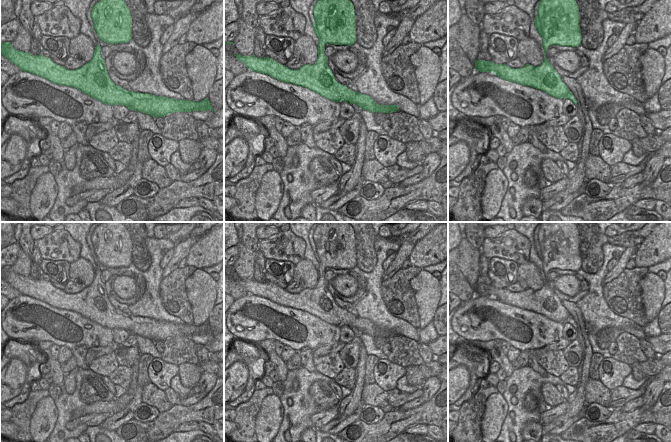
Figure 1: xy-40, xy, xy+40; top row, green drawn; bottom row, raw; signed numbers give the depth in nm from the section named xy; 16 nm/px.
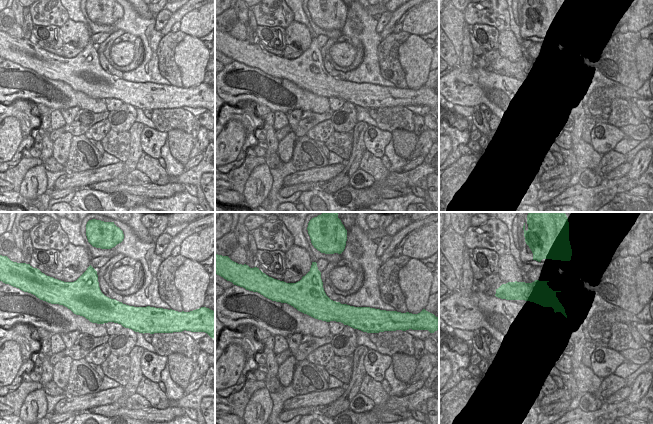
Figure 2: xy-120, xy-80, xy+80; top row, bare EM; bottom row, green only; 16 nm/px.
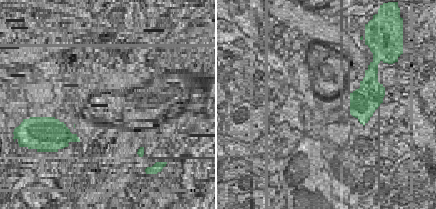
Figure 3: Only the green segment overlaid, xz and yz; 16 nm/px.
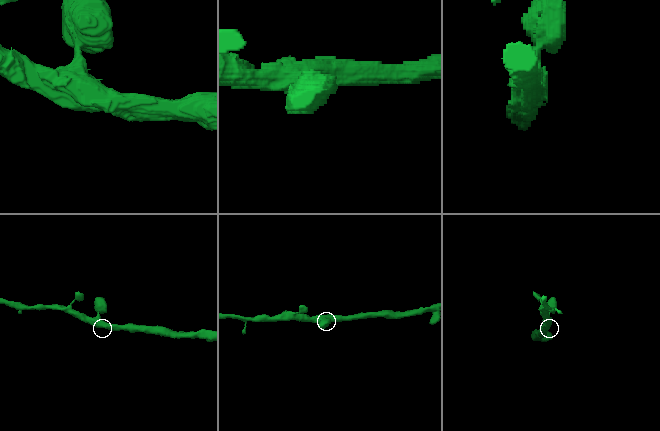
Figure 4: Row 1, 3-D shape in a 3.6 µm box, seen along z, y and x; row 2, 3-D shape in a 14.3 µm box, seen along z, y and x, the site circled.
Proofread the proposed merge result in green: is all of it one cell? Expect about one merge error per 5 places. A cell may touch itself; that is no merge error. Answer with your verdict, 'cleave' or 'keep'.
keep

